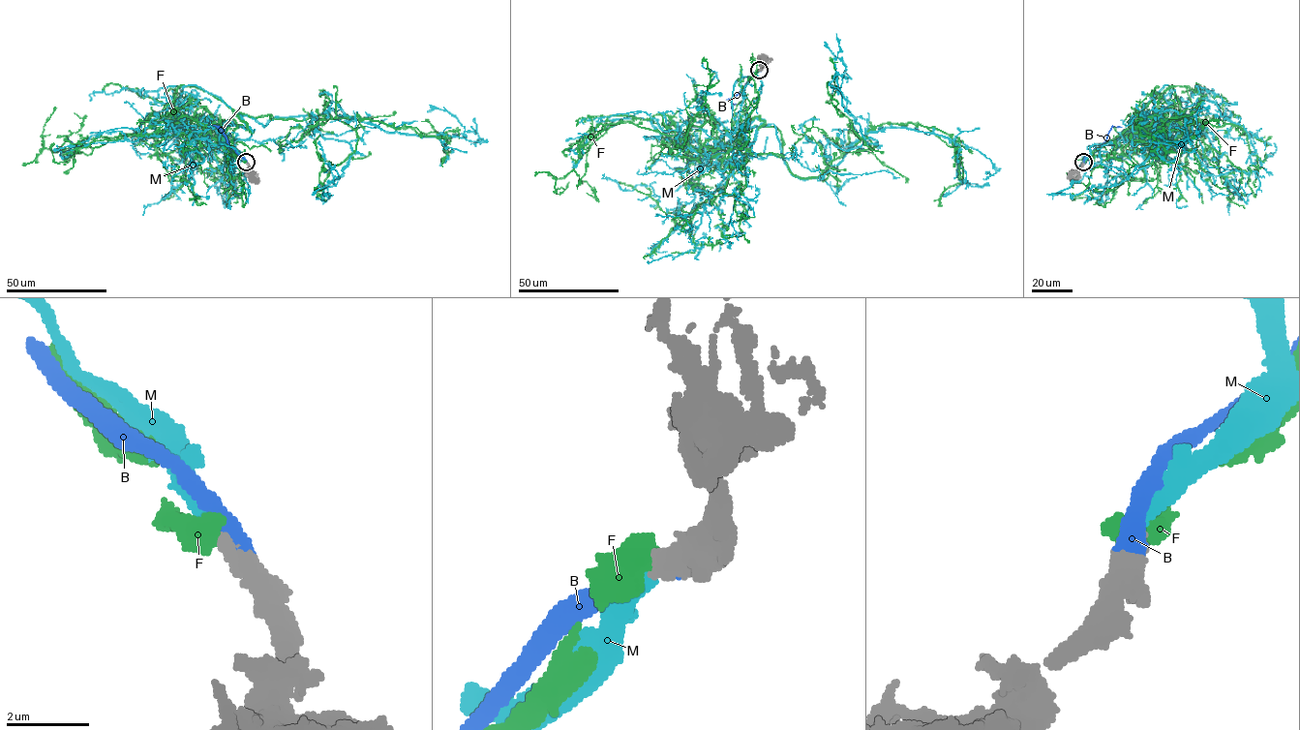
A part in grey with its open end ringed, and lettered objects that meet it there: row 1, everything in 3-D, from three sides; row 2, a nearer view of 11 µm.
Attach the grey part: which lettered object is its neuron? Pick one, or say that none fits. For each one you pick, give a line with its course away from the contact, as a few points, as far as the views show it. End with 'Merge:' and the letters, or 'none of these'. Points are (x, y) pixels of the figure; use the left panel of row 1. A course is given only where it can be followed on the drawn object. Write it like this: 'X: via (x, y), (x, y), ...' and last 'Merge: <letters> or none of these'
B: via (247, 163), (227, 143), (218, 127)
Merge: B

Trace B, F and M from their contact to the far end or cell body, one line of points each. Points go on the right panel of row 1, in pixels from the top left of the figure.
B: (1083, 163), (1103, 143), (1112, 127), (1121, 127)
F: (1083, 162), (1144, 118), (1175, 121), (1172, 85), (1139, 116), (1190, 120), (1135, 128), (1174, 141), (1219, 122)
M: (1084, 161), (1166, 125), (1133, 129), (1139, 113), (1191, 115), (1141, 124), (1182, 144), (1209, 112)

